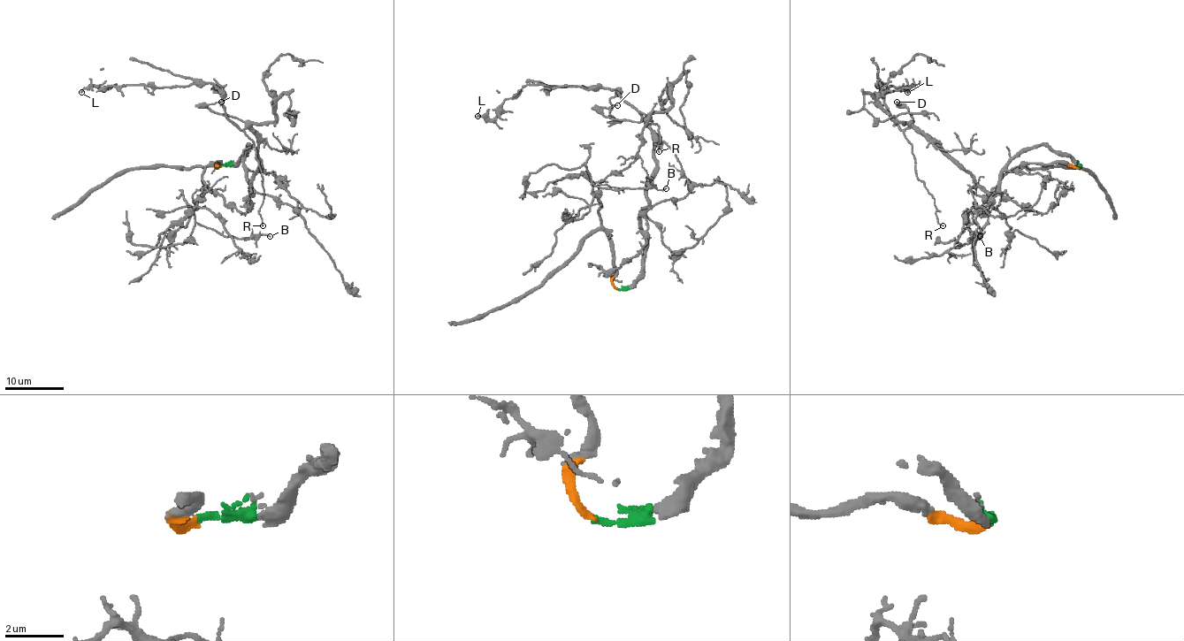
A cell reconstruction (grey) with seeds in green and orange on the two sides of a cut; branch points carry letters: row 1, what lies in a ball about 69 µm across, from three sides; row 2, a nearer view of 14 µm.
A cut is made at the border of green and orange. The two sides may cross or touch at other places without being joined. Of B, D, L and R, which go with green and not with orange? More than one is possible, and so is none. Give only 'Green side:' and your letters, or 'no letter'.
Green side: D, L, R

